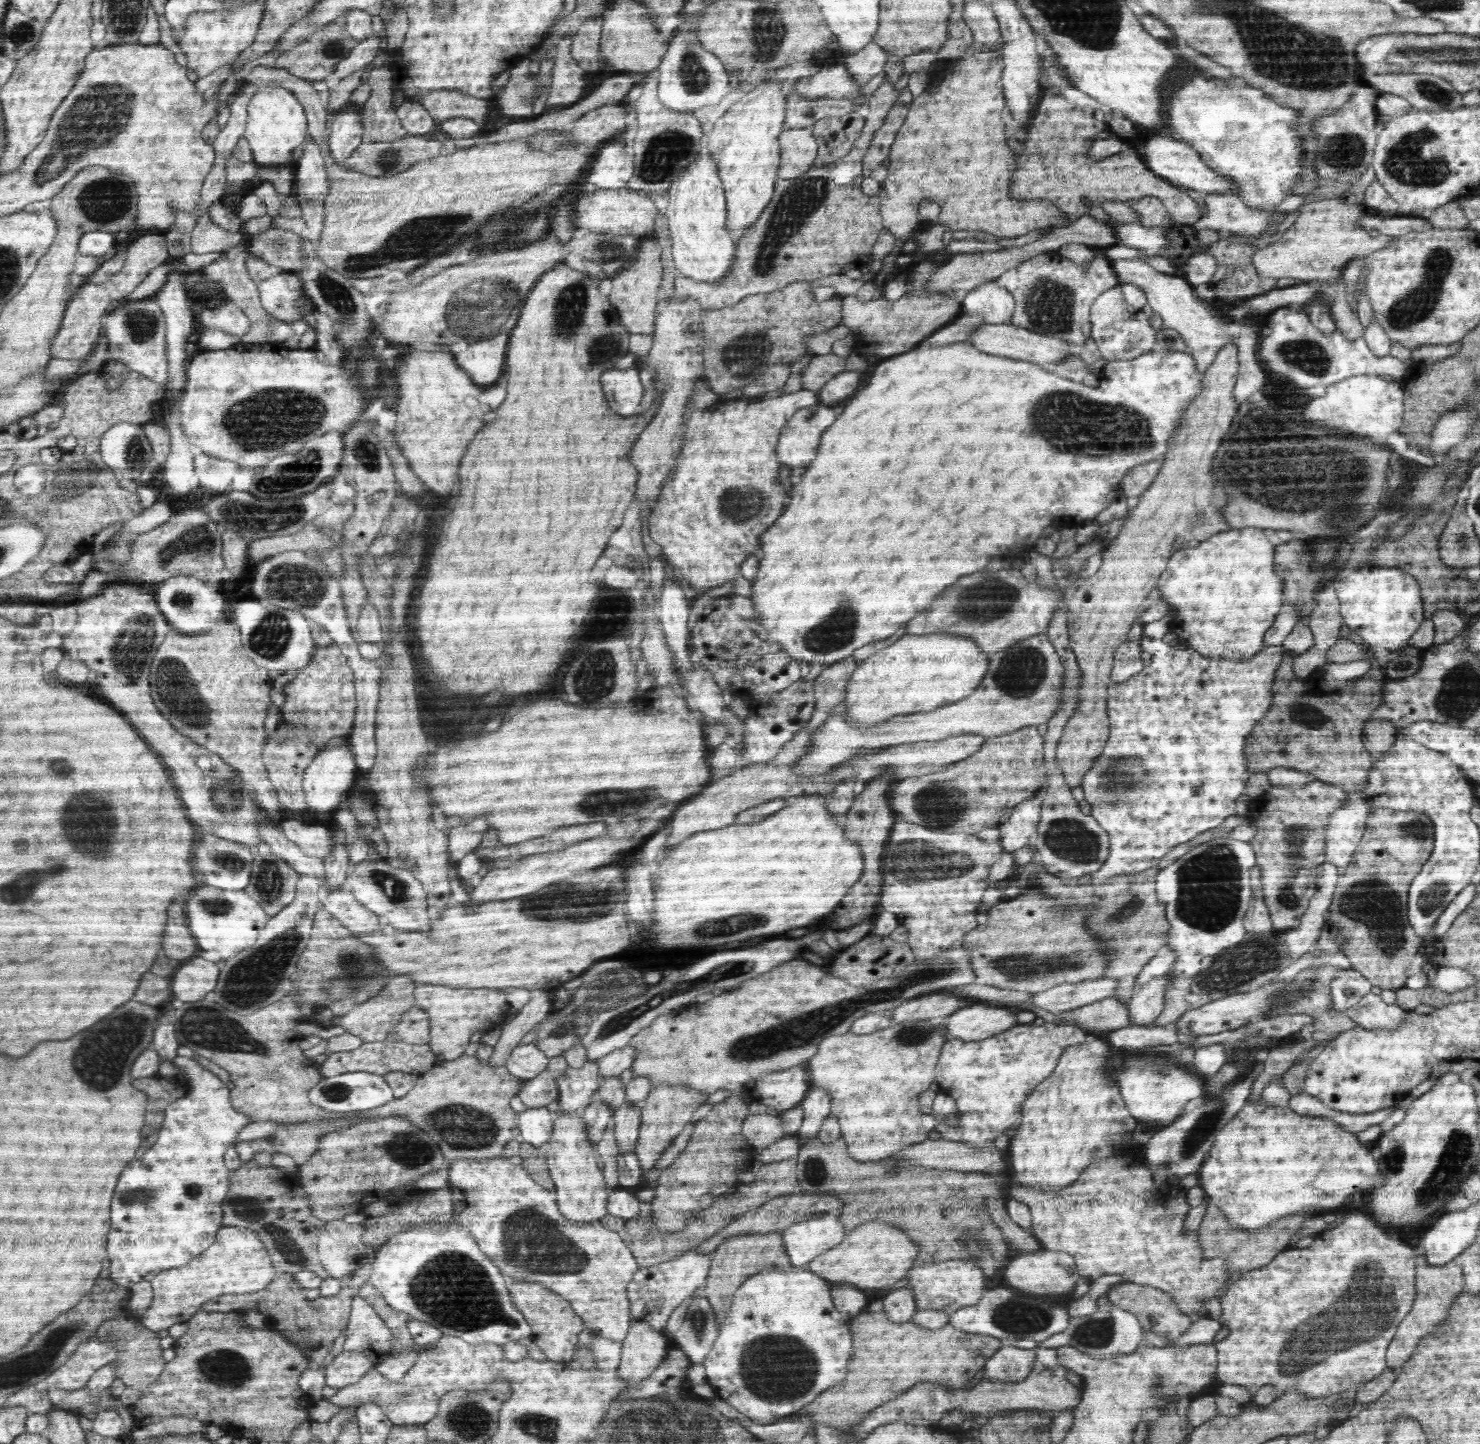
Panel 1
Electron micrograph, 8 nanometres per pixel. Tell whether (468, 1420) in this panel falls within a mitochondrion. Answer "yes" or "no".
yes

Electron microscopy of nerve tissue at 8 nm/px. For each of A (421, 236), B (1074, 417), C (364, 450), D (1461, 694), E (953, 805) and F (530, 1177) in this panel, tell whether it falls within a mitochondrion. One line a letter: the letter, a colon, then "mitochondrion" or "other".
A: mitochondrion
B: mitochondrion
C: mitochondrion
D: mitochondrion
E: mitochondrion
F: other

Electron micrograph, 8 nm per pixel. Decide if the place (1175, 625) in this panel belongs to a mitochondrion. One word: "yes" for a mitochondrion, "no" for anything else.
no

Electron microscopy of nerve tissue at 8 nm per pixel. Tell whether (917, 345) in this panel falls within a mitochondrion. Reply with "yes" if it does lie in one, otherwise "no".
no

